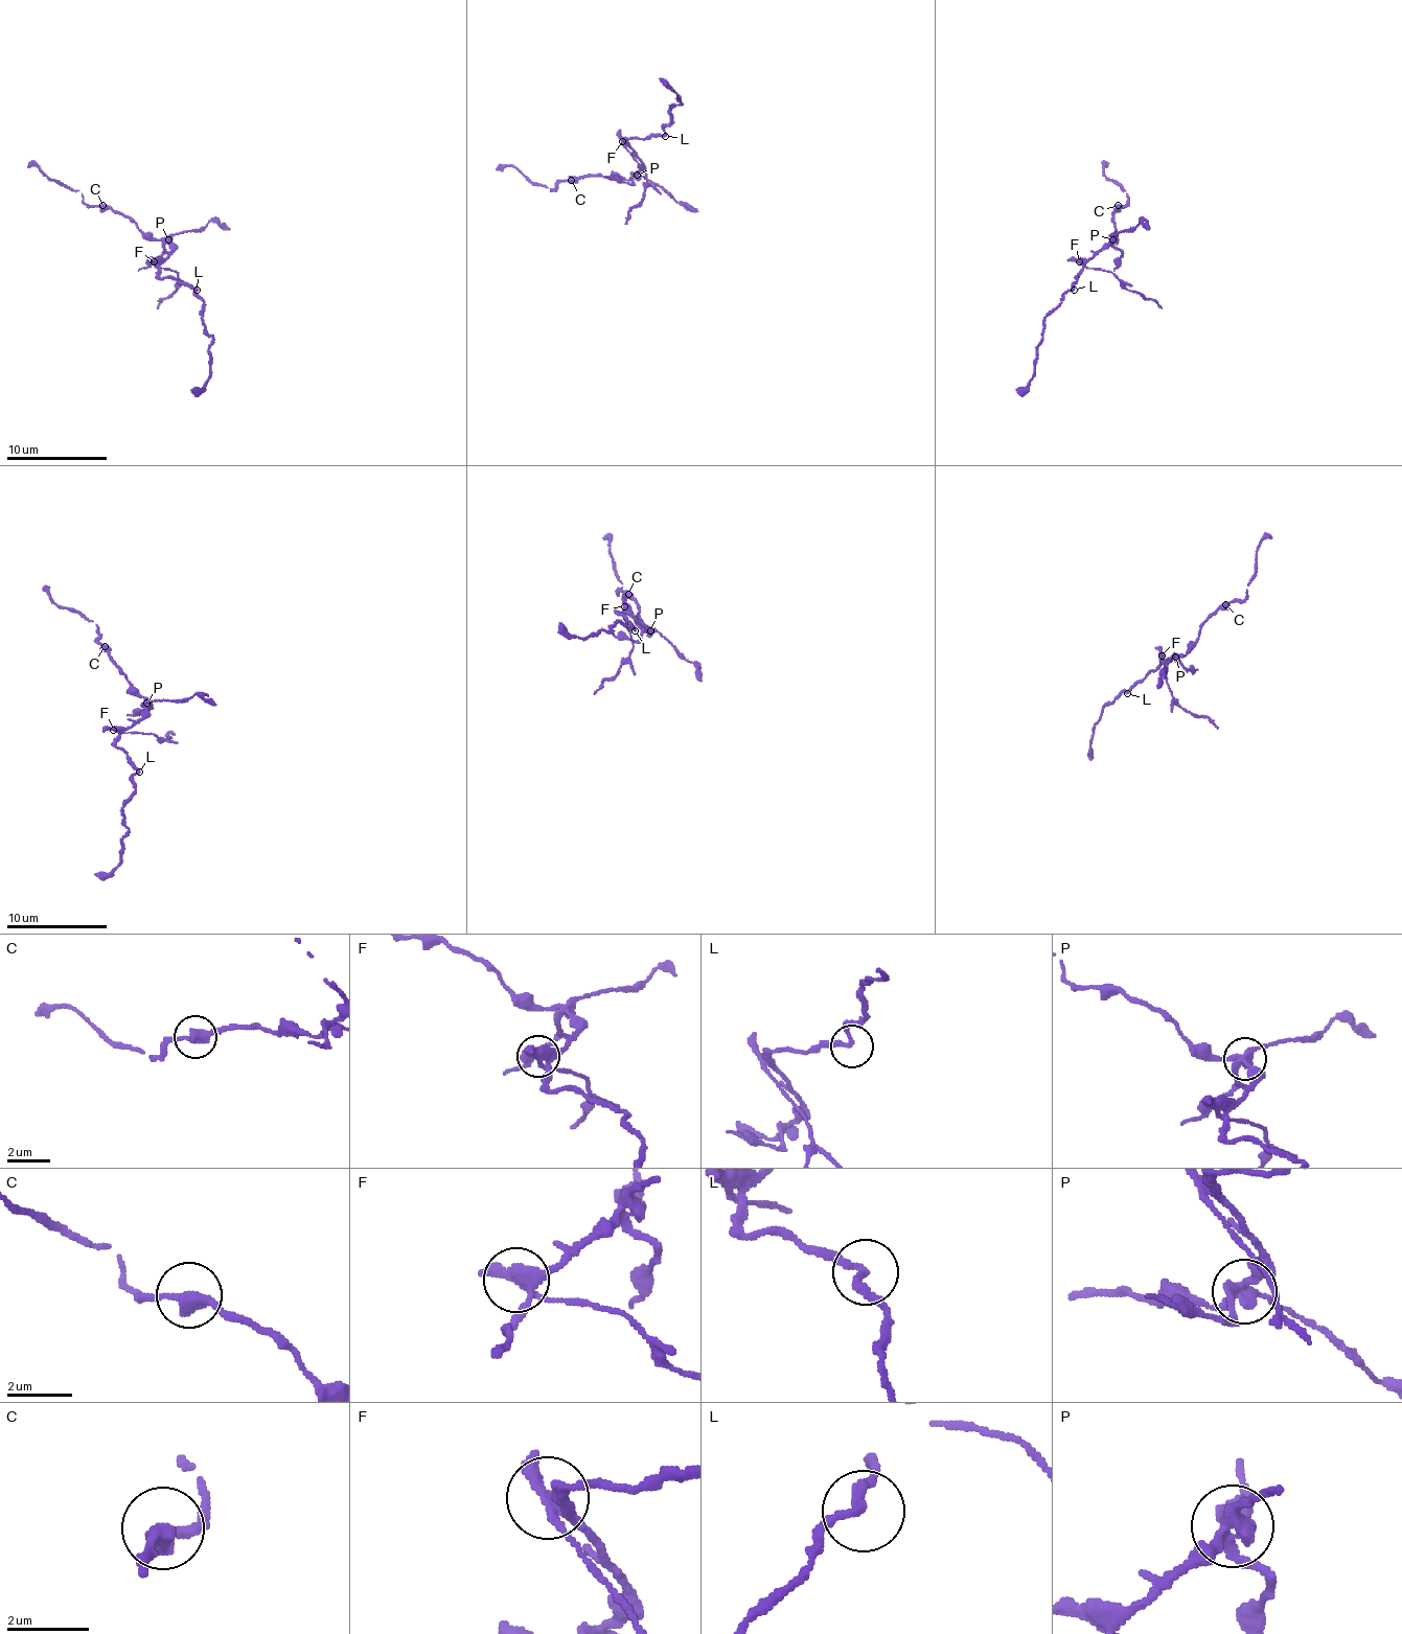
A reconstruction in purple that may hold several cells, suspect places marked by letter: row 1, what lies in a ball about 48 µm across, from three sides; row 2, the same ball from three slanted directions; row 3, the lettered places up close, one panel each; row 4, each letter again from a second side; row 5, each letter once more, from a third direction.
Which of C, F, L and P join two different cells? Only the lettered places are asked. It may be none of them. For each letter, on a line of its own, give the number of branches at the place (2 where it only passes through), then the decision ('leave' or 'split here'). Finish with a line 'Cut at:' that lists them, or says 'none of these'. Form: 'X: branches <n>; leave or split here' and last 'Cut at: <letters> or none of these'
C: branches 2; leave
F: branches 3; split here
L: branches 2; leave
P: branches 4; split here
Cut at: F, P

